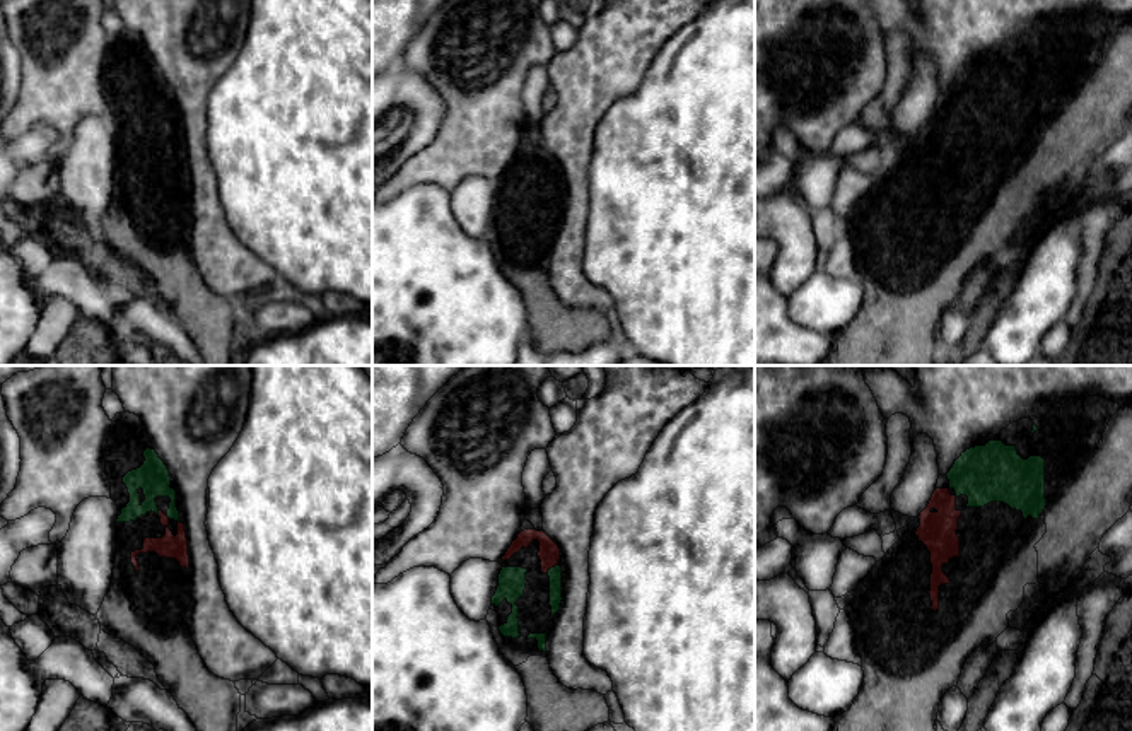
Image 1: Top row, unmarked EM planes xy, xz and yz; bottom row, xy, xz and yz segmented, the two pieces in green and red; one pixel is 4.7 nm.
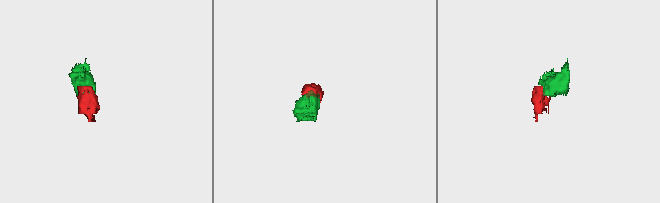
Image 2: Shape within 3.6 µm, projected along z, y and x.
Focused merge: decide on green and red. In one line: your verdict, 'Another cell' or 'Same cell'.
Same cell

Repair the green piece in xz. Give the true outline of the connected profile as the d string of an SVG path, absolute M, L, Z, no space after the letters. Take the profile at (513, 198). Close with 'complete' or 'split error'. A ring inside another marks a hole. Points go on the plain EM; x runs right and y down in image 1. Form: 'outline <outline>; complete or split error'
outline M524 147L500 181L487 239L500 270L524 299L526 338L545 355L579 352L610 340L604 313L563 304L546 275L546 246L560 227L567 202L558 162L545 149Z; split error

